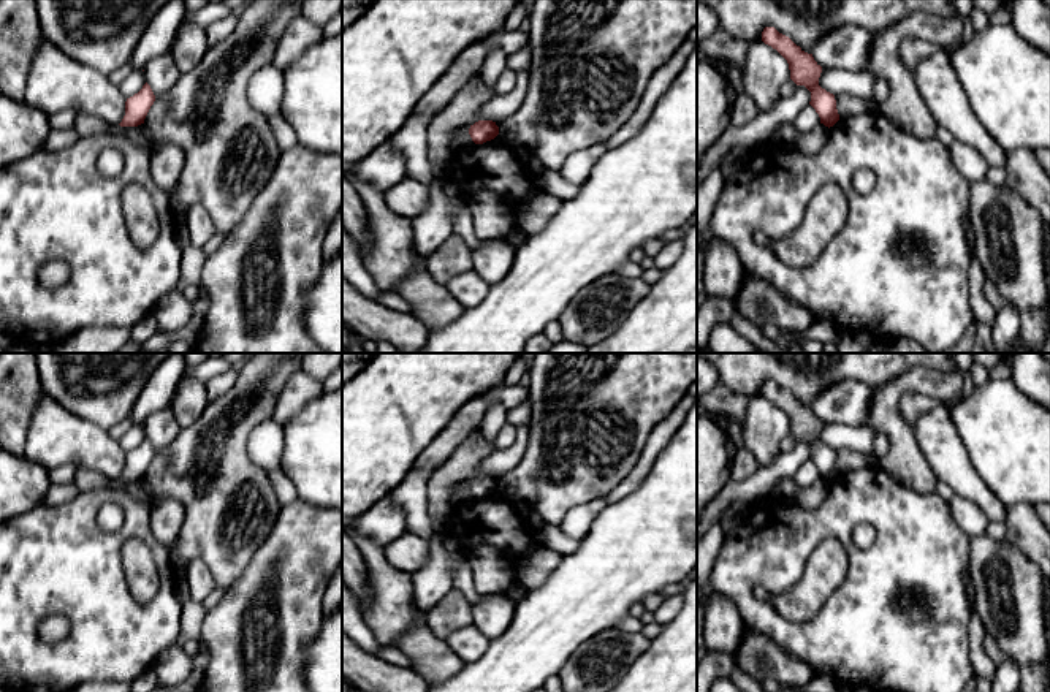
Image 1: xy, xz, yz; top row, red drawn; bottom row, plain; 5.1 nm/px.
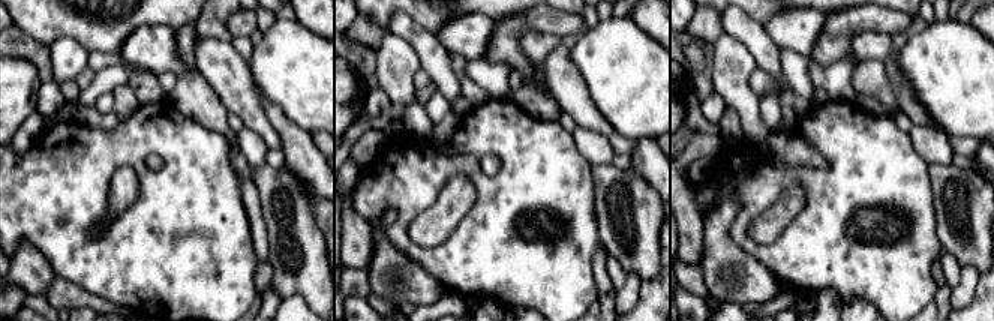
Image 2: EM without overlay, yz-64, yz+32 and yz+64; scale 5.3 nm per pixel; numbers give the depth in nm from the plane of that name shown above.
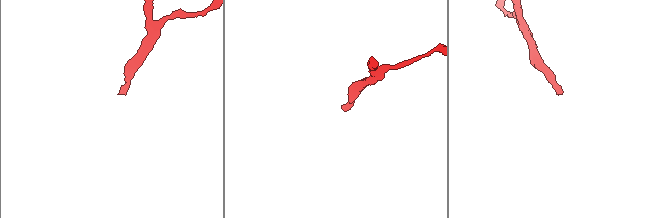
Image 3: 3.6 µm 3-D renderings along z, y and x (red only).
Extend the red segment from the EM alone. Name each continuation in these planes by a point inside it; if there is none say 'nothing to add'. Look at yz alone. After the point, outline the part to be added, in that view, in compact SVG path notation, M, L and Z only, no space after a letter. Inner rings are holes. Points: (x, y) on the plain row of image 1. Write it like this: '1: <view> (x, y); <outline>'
nothing to add

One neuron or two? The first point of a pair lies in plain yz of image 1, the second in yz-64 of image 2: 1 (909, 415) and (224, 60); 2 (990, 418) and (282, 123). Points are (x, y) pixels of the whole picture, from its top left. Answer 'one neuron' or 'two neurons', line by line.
1: two neurons
2: two neurons

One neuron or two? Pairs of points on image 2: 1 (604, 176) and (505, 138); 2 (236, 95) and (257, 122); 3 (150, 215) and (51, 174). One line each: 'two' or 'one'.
1: two
2: one
3: one

